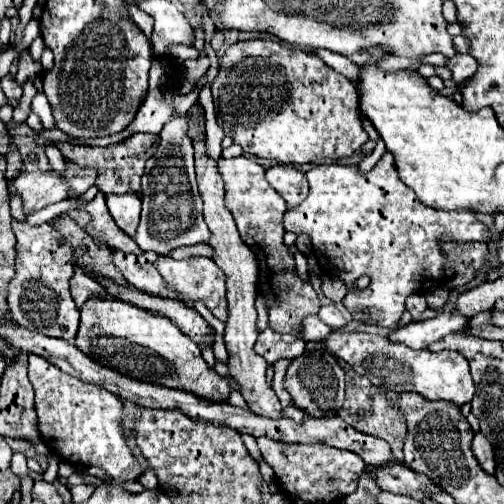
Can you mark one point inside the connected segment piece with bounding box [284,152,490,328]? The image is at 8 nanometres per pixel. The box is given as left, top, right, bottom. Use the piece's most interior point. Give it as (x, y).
(373, 224)

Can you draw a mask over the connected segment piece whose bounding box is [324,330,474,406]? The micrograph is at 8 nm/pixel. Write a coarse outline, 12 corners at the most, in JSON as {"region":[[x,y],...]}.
{"region":[[334,330],[328,352],[380,388],[464,406],[468,360]]}

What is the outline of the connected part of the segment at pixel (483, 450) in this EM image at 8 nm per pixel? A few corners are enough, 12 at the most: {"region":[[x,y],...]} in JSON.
{"region":[[484,434],[472,440],[472,452],[484,472],[494,474],[492,444]]}

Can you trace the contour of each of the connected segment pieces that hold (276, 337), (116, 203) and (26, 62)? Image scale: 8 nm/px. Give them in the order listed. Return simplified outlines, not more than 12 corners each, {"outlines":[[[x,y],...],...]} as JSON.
{"outlines":[[[260,332],[254,350],[268,364],[296,358],[306,342],[300,336]],[[108,194],[108,210],[128,236],[140,222],[140,196]],[[22,52],[16,82],[26,82],[42,72],[40,62]]]}

